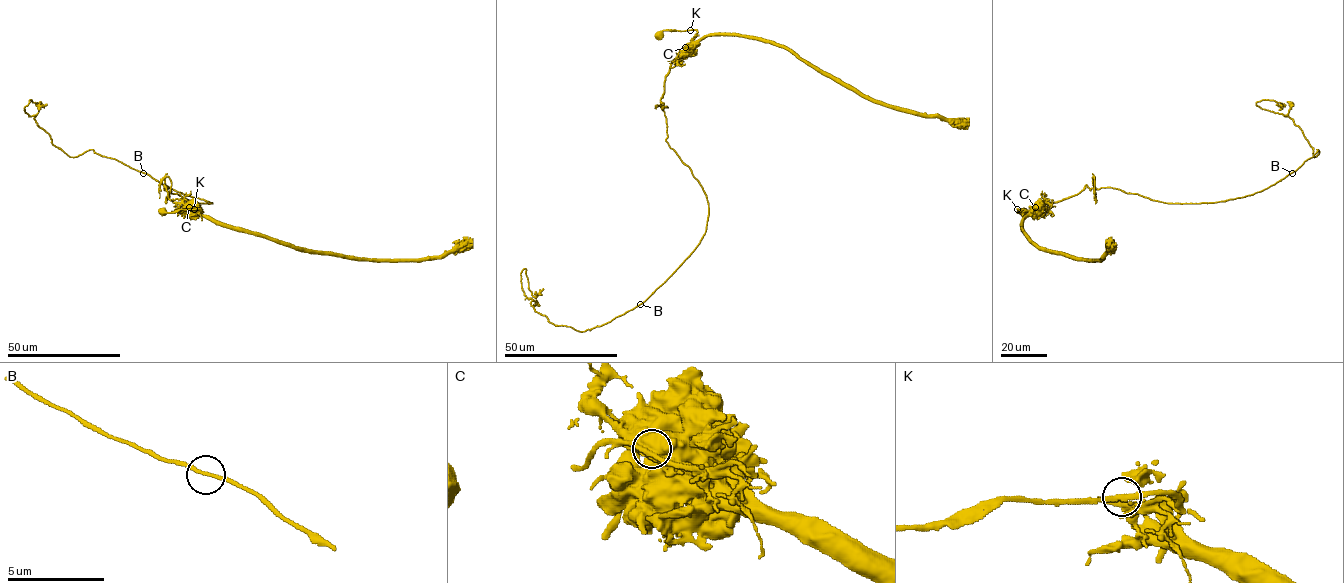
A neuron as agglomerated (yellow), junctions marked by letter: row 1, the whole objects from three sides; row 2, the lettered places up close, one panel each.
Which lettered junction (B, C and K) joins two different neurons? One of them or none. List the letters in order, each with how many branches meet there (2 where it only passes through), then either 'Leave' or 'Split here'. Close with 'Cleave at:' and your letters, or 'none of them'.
B: Branches: 2. Leave
C: Branches: 1. Split here
K: Branches: 2. Leave
Cleave at: C

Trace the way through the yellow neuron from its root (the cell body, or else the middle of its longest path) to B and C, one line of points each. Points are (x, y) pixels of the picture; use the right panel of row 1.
B: (1022, 211), (1017, 208), (1035, 210), (1077, 195), (1085, 185), (1166, 203), (1217, 202), (1253, 195), (1292, 173)
C: (1022, 211), (1018, 212), (1017, 208), (1035, 207)

